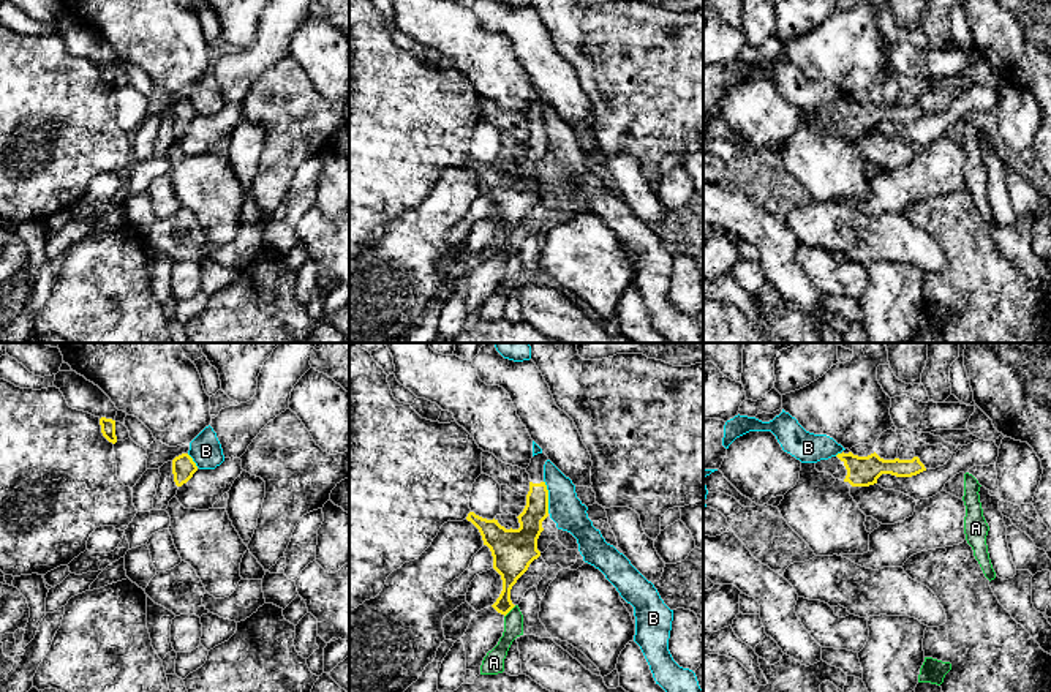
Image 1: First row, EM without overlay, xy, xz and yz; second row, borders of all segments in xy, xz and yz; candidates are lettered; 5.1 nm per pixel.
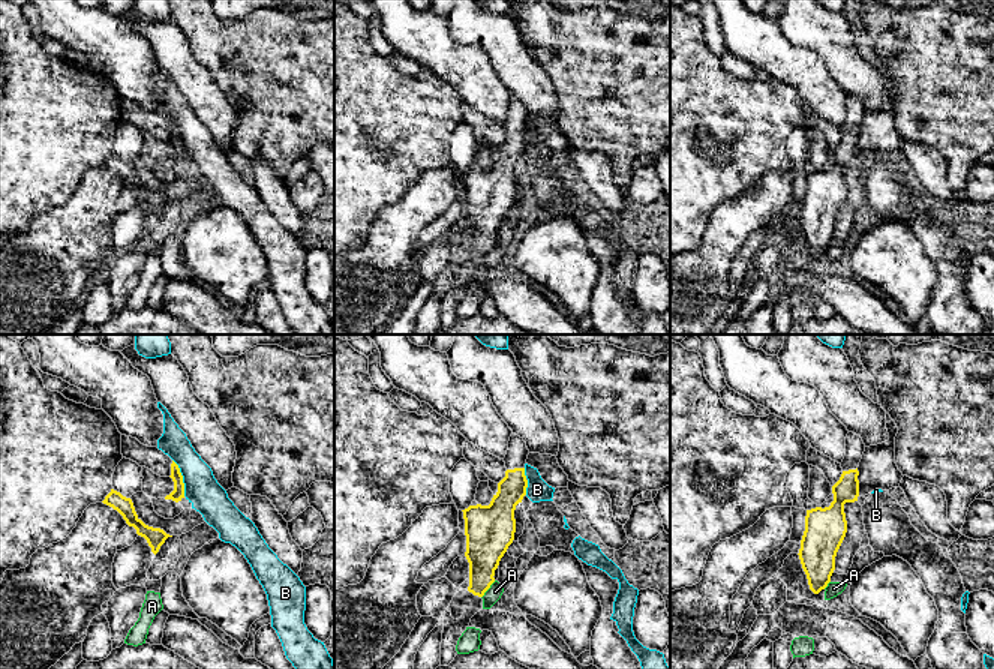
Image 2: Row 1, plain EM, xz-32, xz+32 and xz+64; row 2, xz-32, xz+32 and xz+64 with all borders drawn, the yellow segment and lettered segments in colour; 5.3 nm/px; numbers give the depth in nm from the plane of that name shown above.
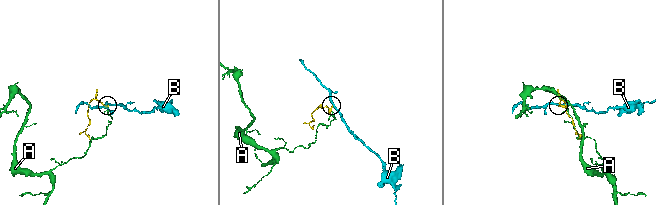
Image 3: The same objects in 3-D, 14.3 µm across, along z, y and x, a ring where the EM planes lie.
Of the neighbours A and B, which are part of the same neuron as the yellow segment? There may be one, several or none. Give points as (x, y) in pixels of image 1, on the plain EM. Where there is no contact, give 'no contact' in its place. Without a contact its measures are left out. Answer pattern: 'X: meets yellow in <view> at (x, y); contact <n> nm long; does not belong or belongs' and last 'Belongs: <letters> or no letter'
A: meets yellow in xz at (509, 256); contact 90 nm long; does not belong
B: meets yellow in xz at (547, 142); contact 170 nm long; does not belong
Belongs: no letter

